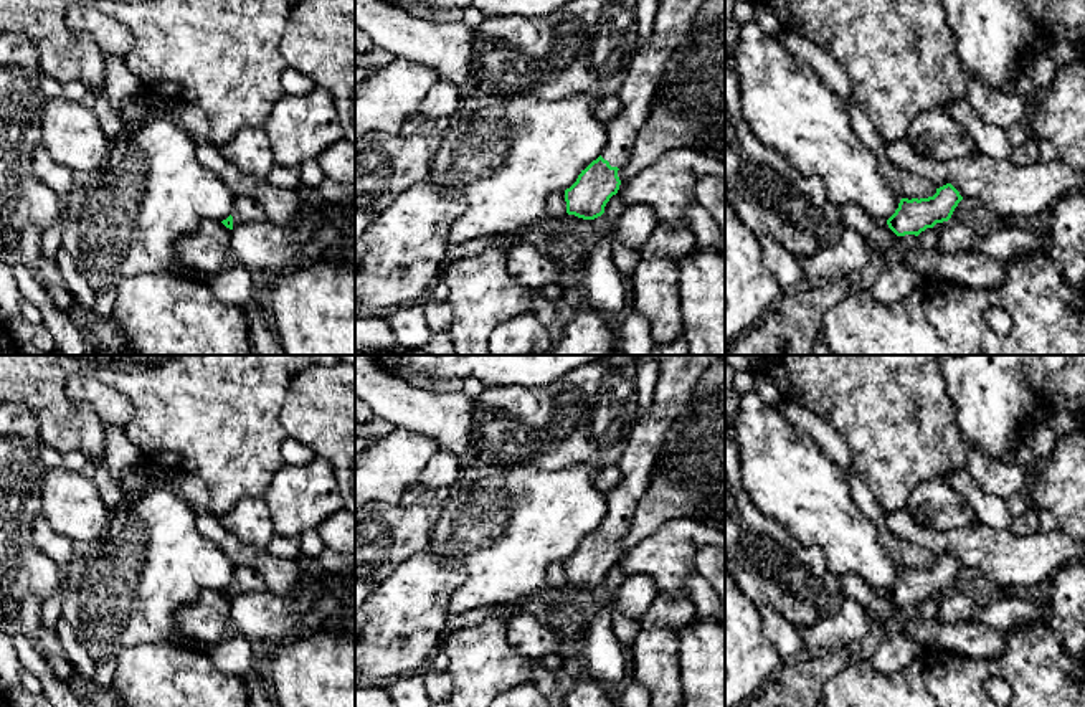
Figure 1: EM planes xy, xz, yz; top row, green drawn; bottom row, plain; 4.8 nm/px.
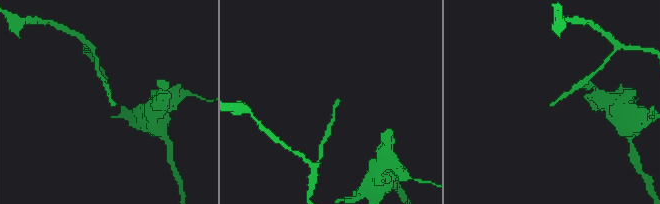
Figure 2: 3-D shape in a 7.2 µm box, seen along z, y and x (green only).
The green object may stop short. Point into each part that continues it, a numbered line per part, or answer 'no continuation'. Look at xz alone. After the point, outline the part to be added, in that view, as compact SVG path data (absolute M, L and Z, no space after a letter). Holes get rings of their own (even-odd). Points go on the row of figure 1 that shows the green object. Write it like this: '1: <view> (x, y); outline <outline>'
1: xz (674, 18); outline M661 0L652 35L637 45L618 94L621 111L606 122L608 144L601 157L611 167L621 167L628 160L636 134L649 116L664 68L685 41L704 2Z

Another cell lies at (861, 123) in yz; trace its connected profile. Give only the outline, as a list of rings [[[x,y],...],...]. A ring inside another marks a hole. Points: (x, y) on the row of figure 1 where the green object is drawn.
[[[854,101],[844,102],[844,106],[849,112],[854,132],[875,154],[880,173],[892,190],[908,200],[928,198],[936,193],[936,187],[928,178],[908,173],[888,159],[885,142],[875,130],[870,117]]]

